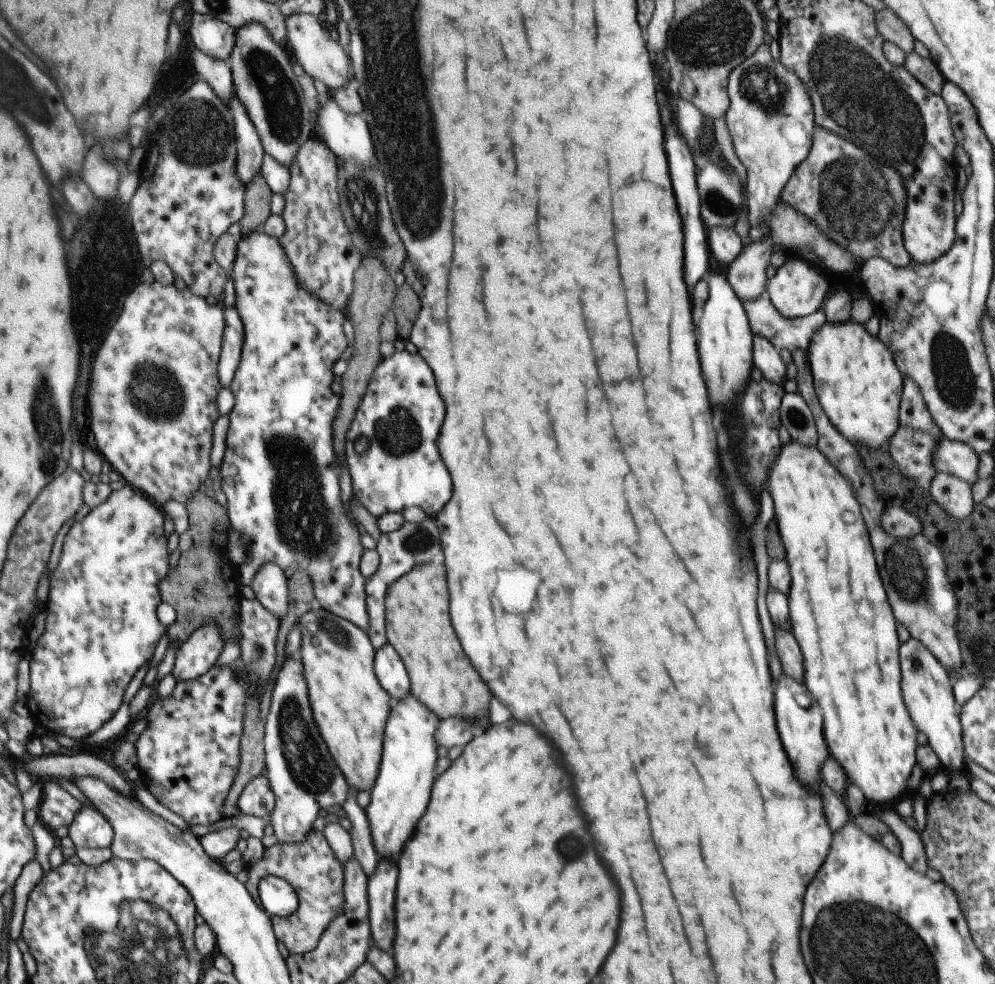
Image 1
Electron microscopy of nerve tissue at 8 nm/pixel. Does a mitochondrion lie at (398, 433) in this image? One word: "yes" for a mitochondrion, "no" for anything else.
yes

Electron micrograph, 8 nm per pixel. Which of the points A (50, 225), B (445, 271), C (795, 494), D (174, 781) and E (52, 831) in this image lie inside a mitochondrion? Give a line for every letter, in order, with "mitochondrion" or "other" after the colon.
A: other
B: other
C: other
D: other
E: other

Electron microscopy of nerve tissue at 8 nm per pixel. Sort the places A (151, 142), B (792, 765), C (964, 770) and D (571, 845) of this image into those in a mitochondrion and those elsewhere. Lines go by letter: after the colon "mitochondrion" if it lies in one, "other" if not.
A: other
B: other
C: other
D: mitochondrion

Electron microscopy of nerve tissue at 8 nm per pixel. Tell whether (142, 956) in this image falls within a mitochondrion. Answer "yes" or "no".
yes

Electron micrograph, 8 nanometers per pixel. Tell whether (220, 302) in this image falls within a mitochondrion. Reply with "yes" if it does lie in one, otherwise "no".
no

